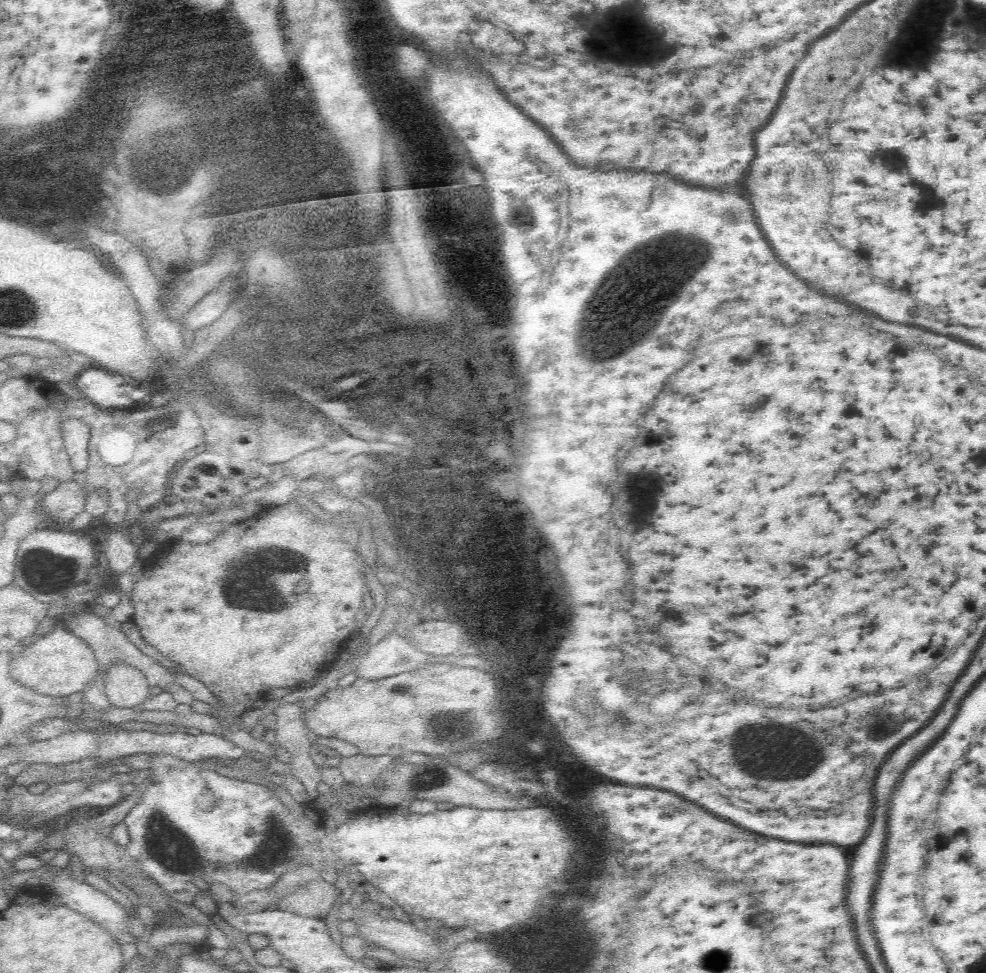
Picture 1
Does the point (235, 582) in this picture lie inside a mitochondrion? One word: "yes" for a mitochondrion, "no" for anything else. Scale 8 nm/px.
yes

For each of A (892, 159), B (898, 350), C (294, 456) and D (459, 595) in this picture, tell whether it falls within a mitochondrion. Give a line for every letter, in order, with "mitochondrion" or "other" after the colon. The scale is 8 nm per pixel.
A: mitochondrion
B: other
C: other
D: mitochondrion

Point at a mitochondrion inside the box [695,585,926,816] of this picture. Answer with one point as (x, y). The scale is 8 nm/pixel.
(761, 753)

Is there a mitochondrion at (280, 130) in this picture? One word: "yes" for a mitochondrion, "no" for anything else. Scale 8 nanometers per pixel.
yes

